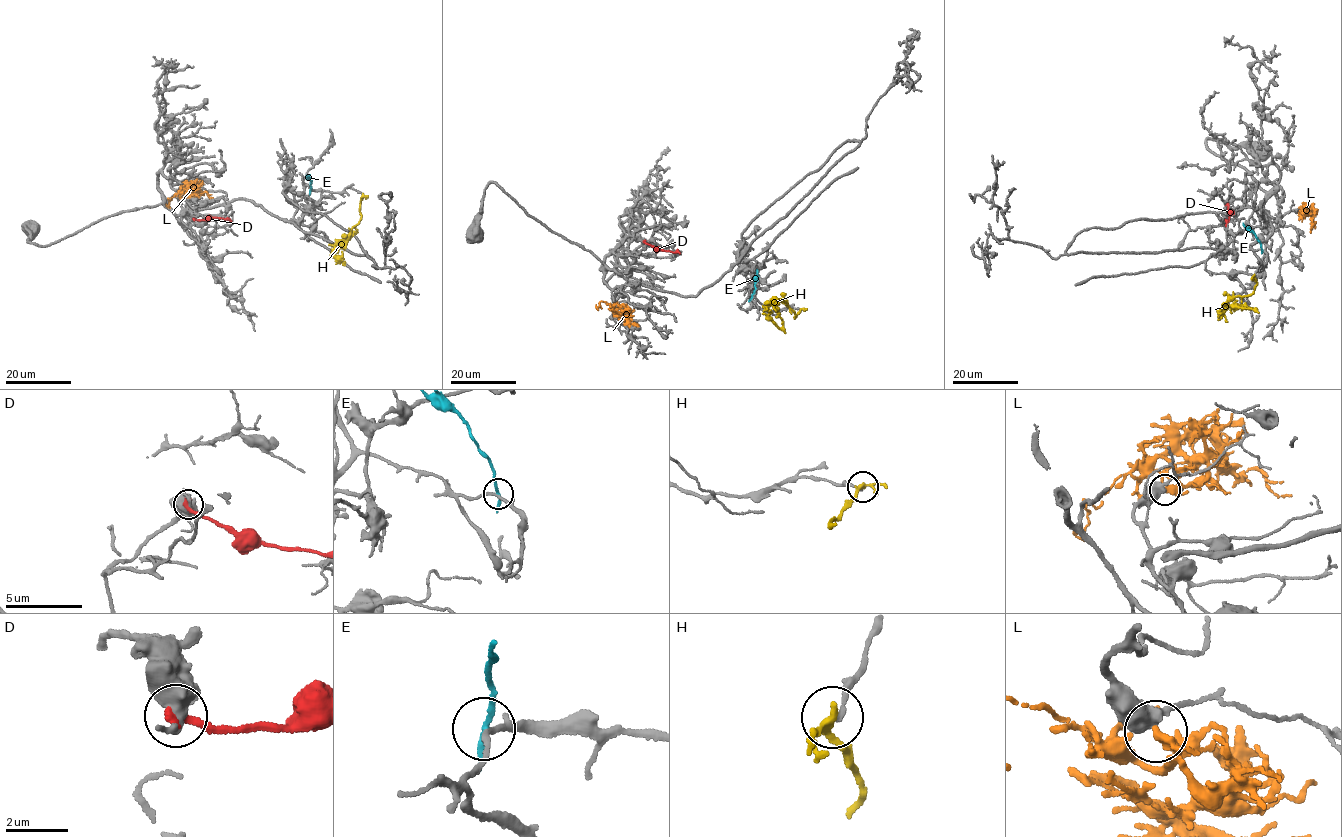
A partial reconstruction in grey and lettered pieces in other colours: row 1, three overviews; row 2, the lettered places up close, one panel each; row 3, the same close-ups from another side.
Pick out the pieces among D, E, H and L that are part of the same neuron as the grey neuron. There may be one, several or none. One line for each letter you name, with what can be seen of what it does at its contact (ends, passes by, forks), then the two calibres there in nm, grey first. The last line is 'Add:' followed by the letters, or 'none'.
Add: none

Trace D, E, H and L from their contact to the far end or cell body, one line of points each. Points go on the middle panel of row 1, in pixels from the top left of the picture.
D: (645, 241), (660, 250), (680, 253)
E: (749, 299), (755, 289), (756, 269)
H: (801, 309), (794, 318), (787, 303), (777, 305), (780, 328), (768, 316), (770, 302), (780, 300)
L: (617, 304), (625, 311), (618, 313), (628, 323), (639, 326)

